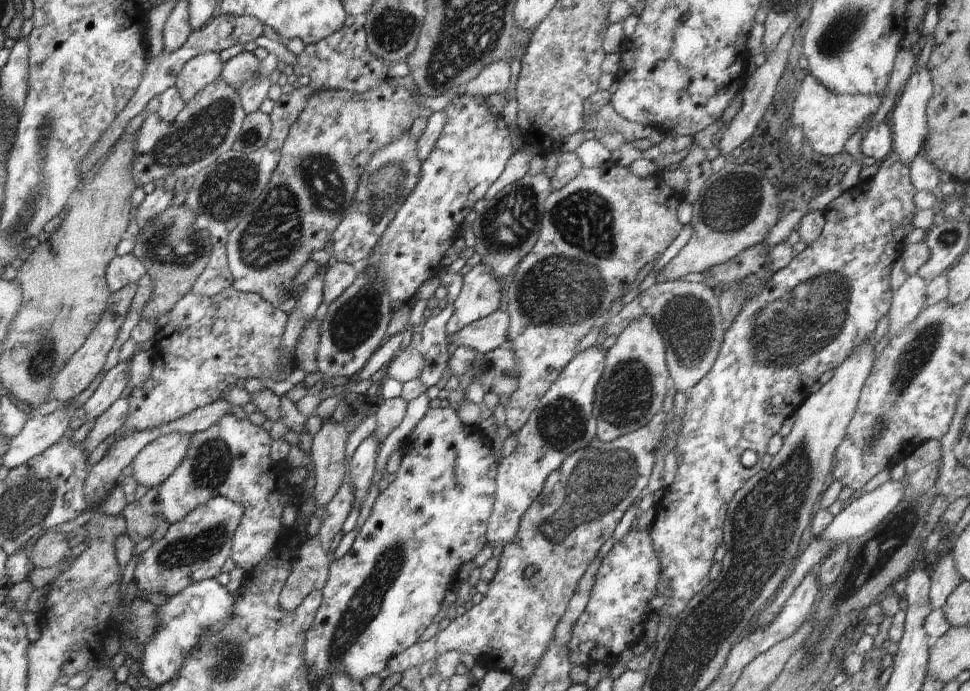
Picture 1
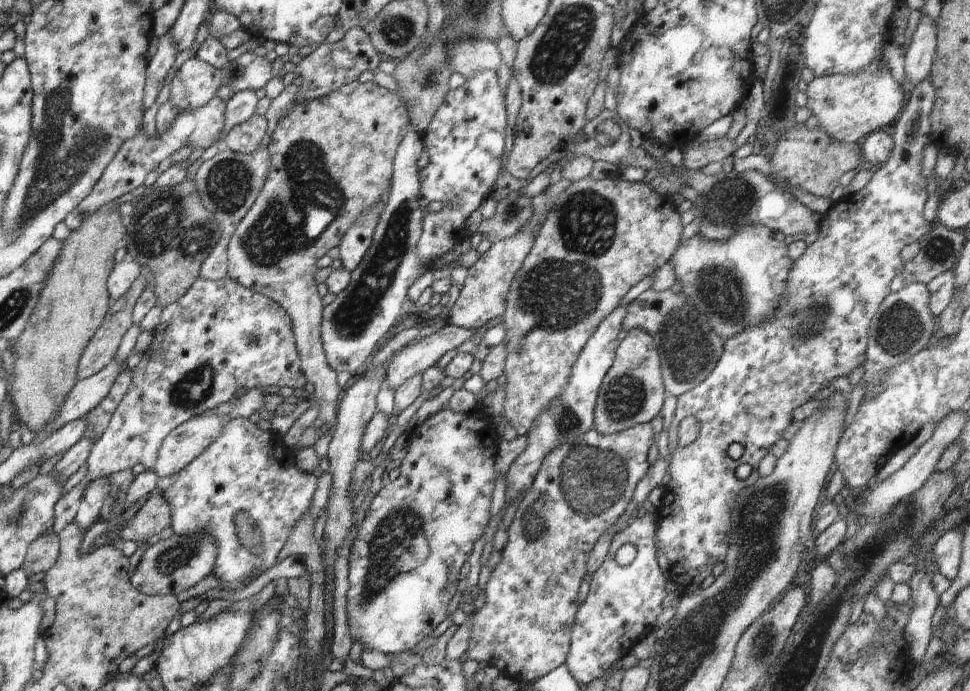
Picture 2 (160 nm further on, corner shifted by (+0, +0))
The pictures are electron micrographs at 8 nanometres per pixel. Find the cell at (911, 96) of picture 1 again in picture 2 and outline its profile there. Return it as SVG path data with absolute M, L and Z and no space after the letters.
M922 15L920 24L914 32L912 44L904 52L906 57L906 78L914 85L914 88L929 78L934 66L934 56L937 48L937 30L935 22L928 16Z

